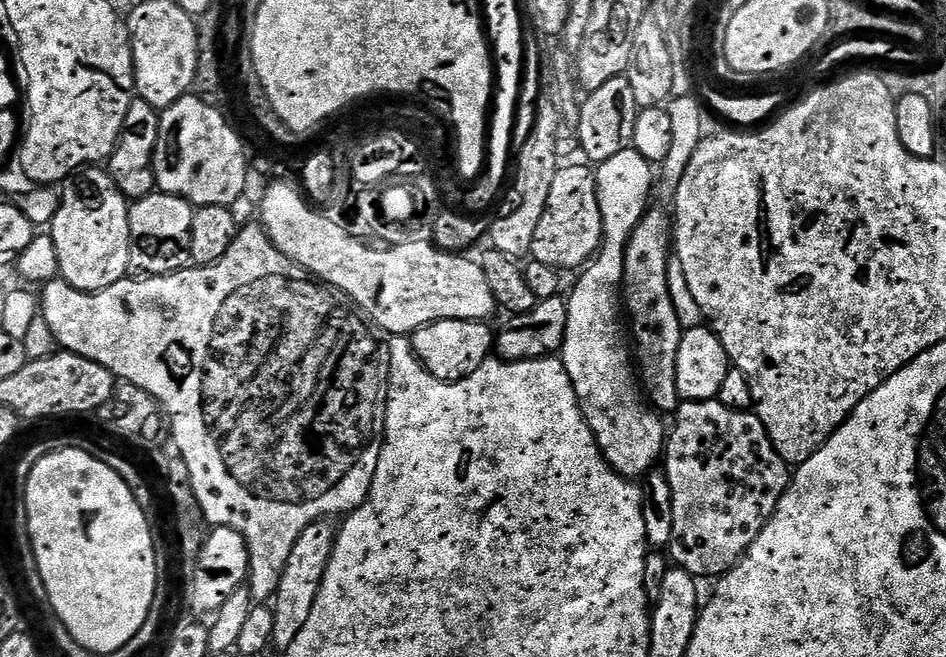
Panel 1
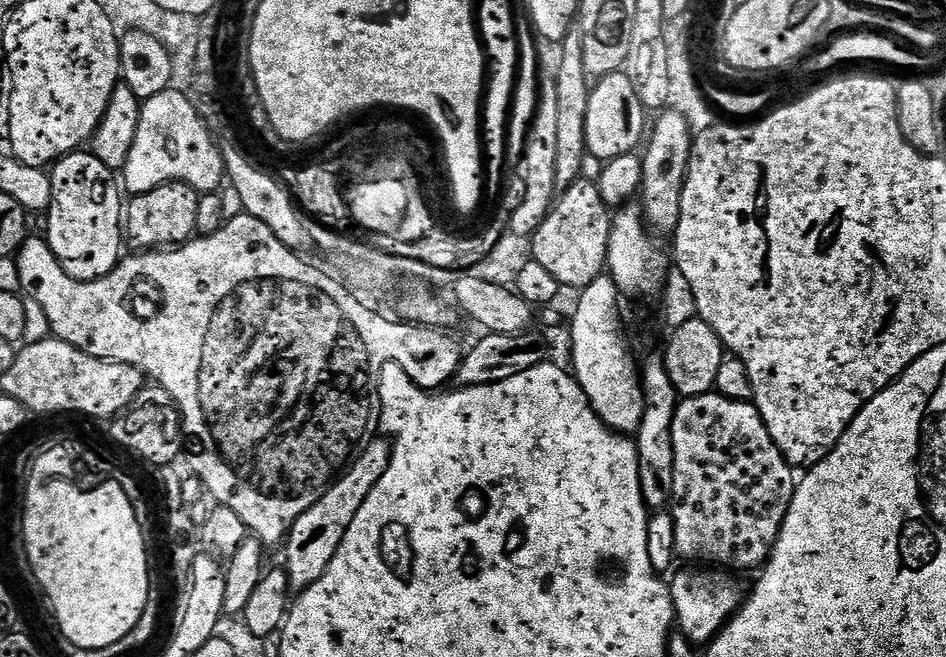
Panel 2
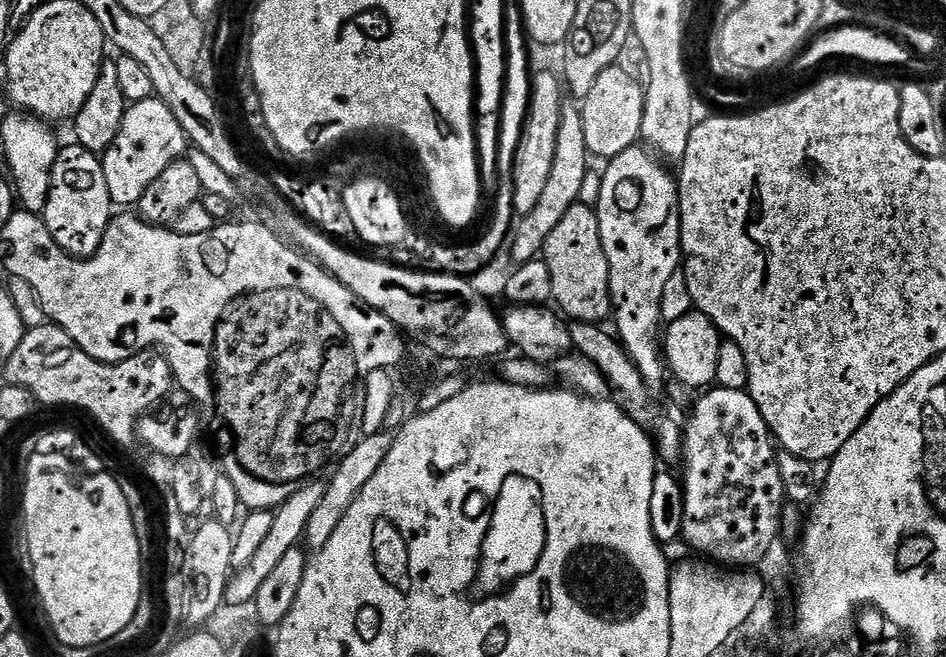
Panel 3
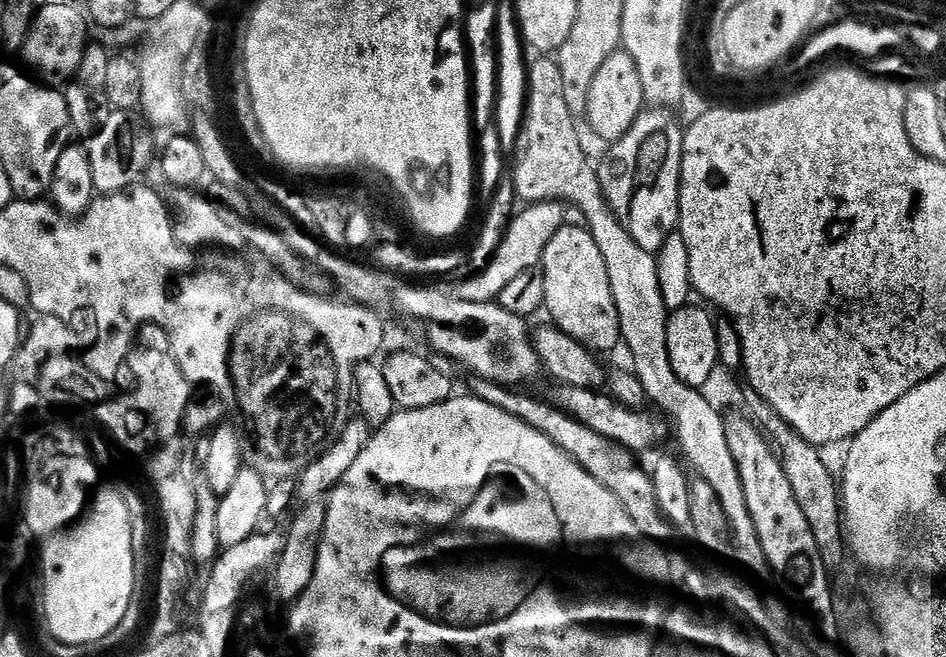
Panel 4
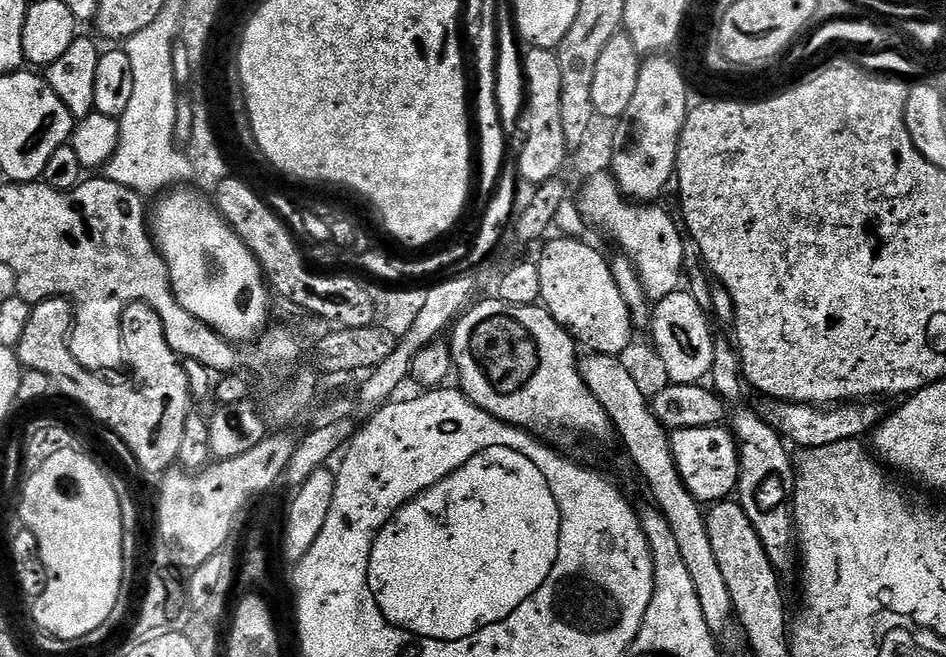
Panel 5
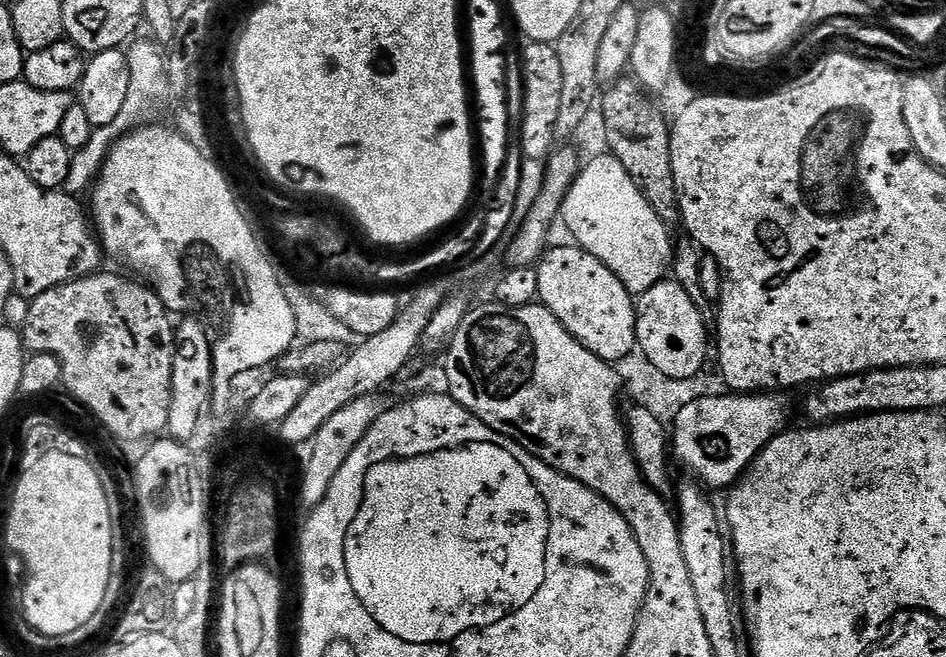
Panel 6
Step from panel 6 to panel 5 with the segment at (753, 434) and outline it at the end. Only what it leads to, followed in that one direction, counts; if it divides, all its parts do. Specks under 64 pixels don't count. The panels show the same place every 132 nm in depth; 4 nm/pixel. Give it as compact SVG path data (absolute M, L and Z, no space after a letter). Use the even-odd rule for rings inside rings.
M727 427L691 428L671 433L674 462L682 474L682 482L701 505L712 506L727 501L740 482L740 449L736 437Z

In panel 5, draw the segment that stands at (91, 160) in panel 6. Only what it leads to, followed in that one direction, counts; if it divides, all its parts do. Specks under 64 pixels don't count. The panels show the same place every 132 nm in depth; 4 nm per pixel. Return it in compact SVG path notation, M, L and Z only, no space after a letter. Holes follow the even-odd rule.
M170 2L162 14L150 22L150 26L138 30L138 34L129 36L126 41L126 51L134 66L134 94L130 106L126 106L126 114L119 117L118 150L104 165L102 176L141 194L160 194L187 185L194 176L189 157L176 143L178 87L174 78L173 55L174 46L182 36L183 23L184 4Z

